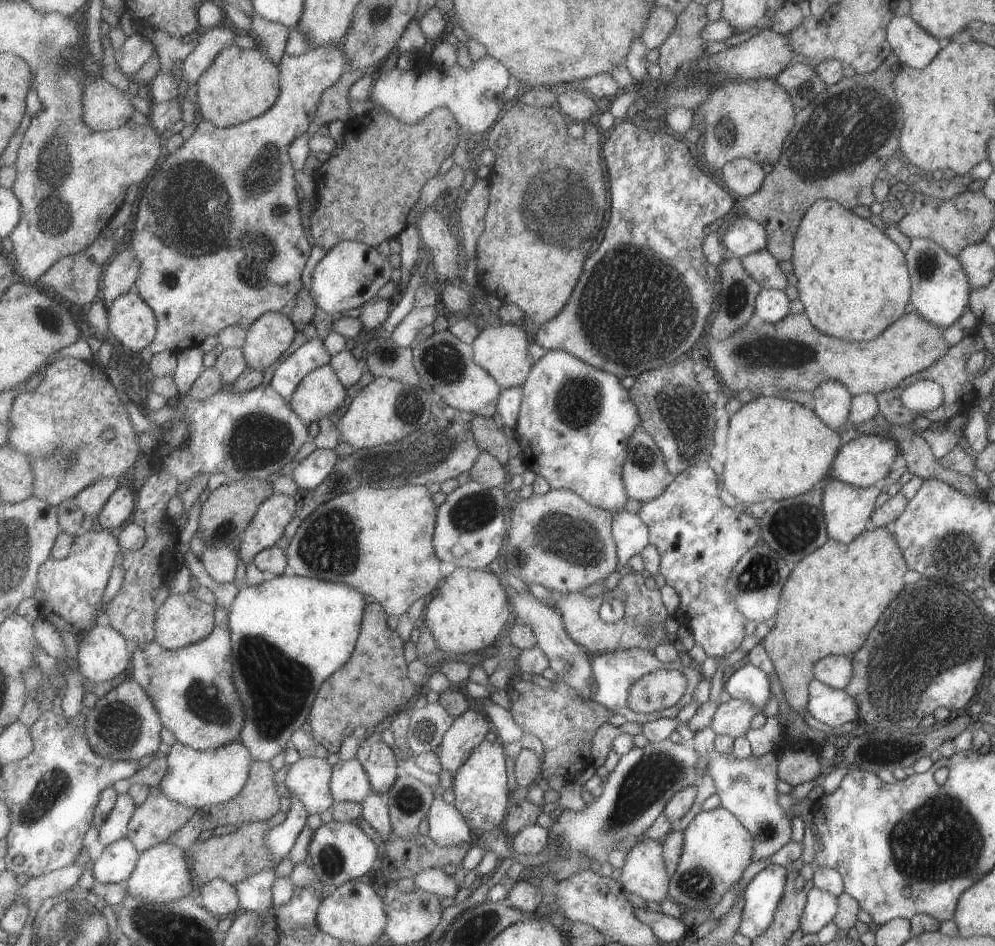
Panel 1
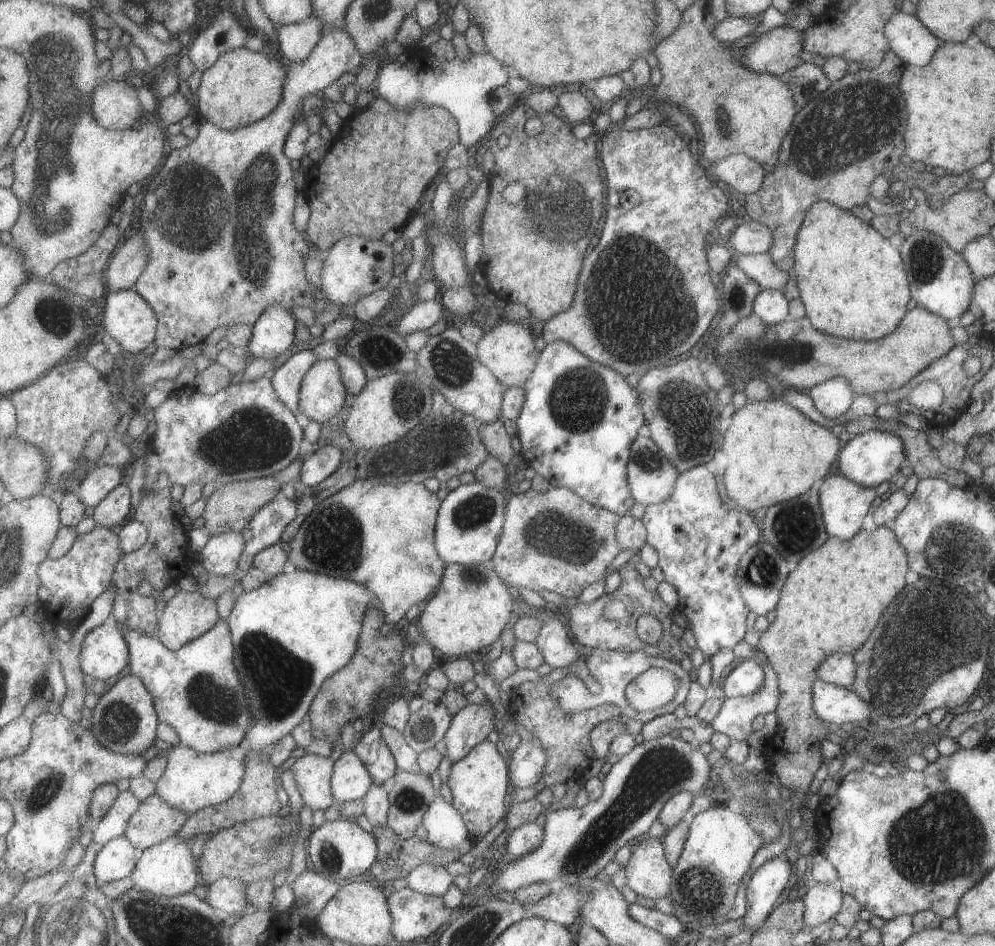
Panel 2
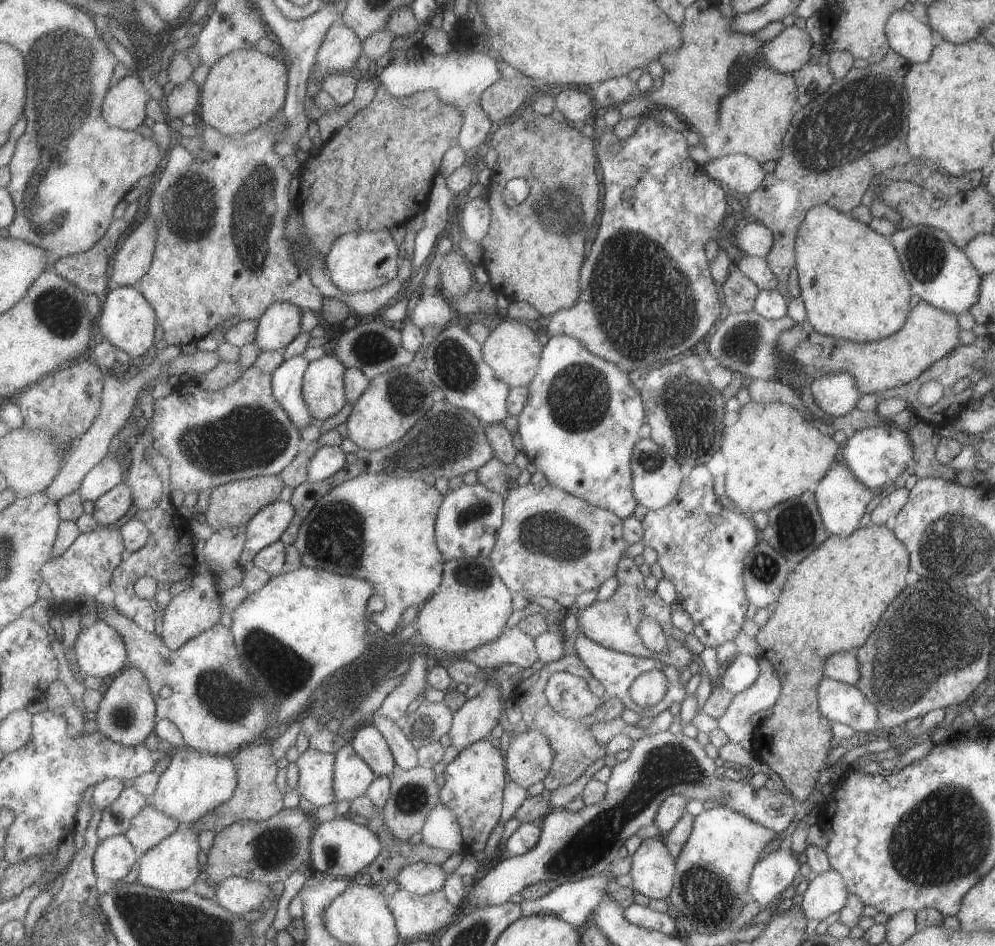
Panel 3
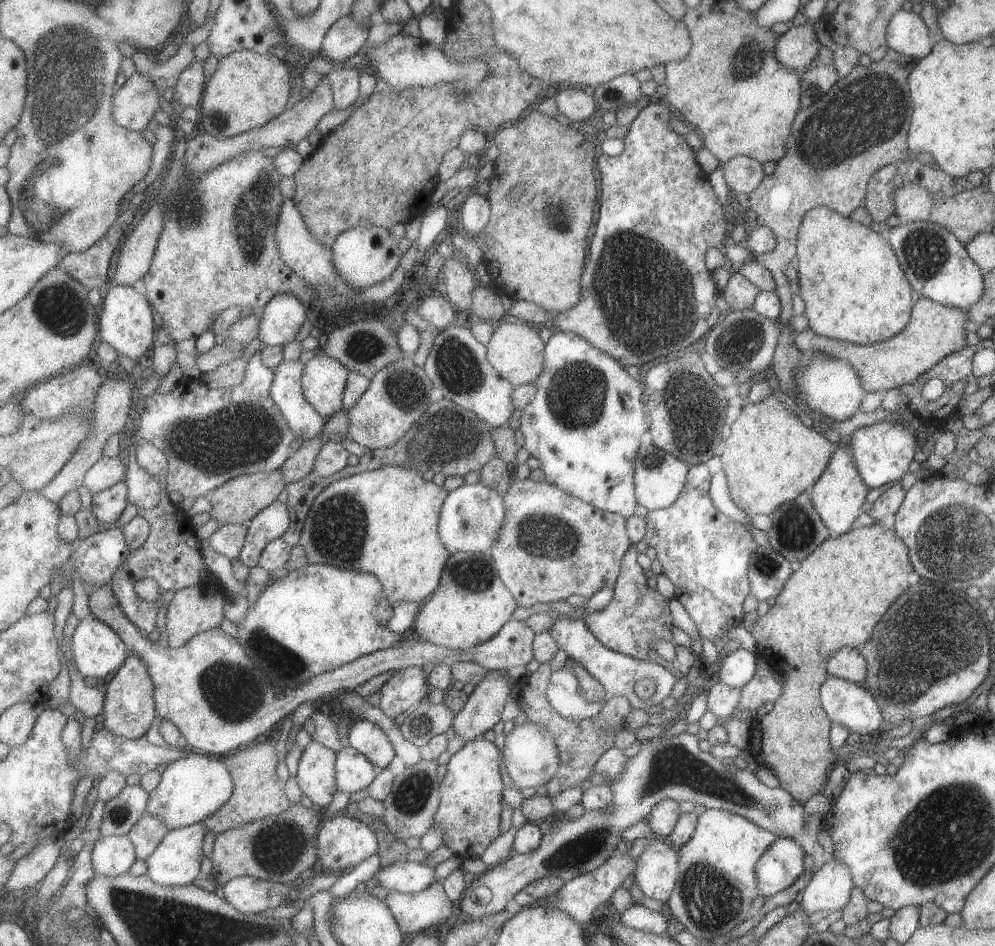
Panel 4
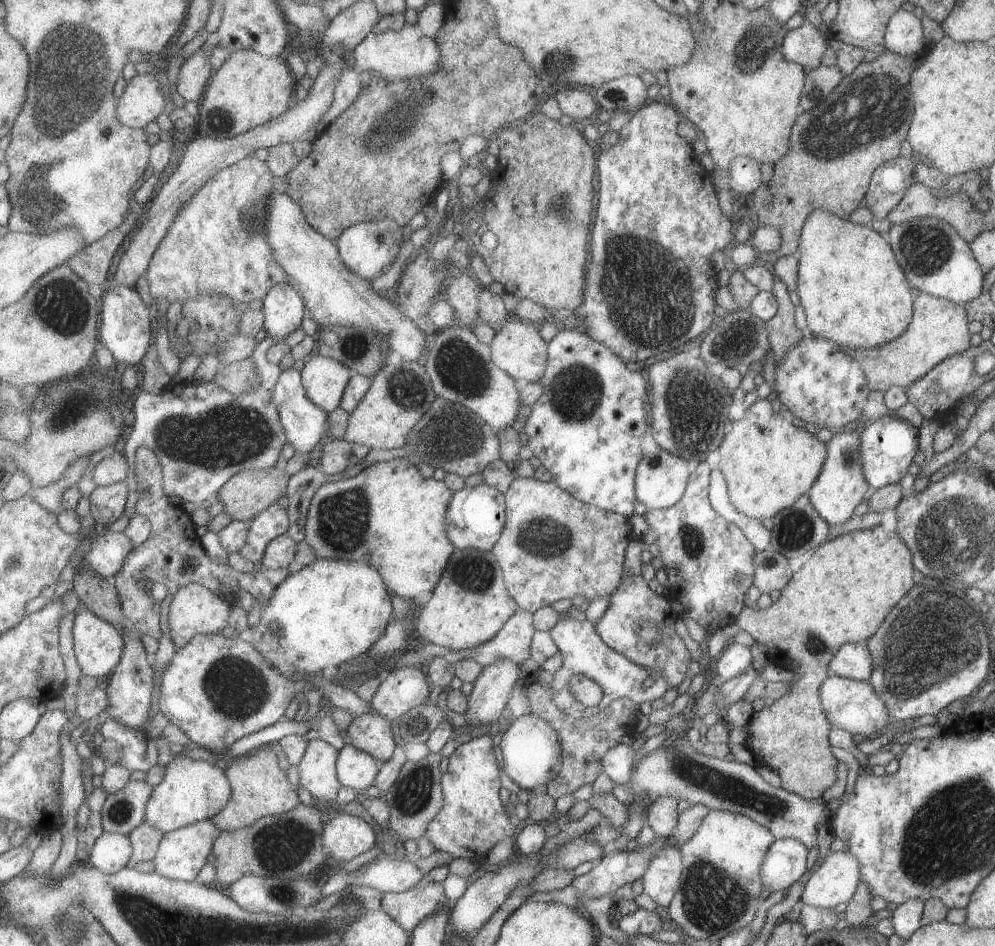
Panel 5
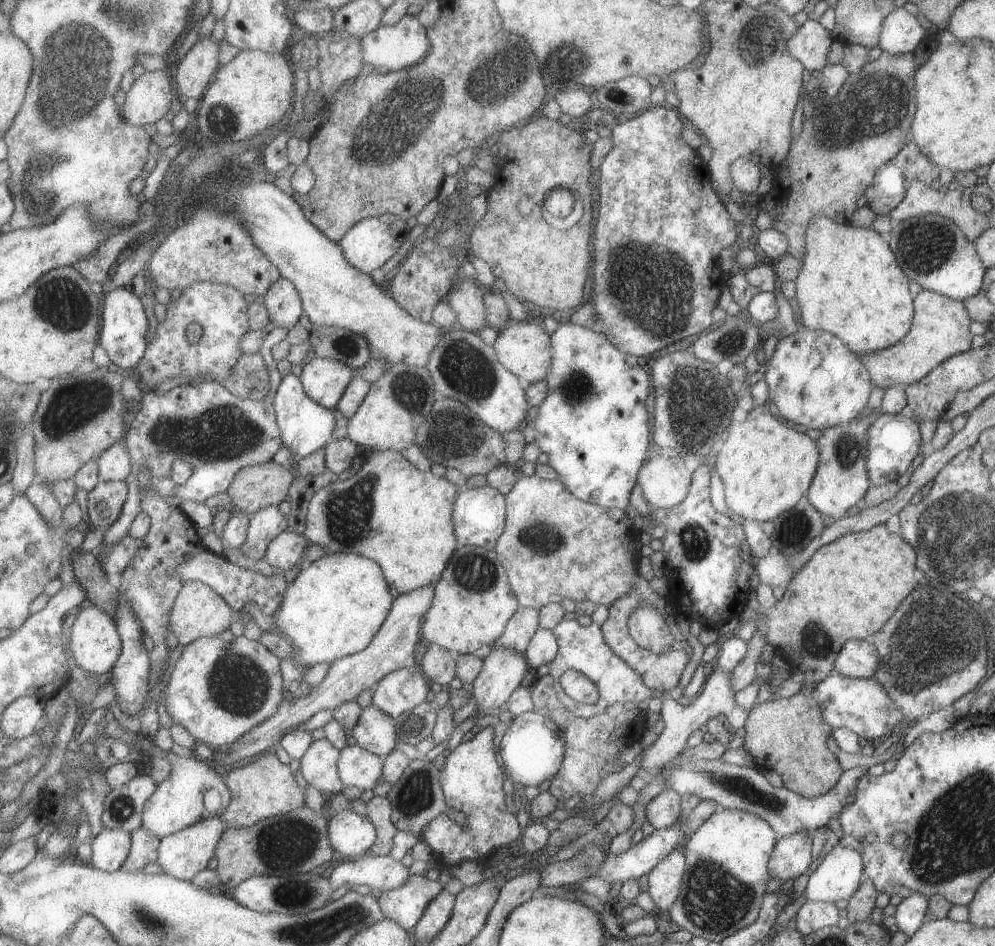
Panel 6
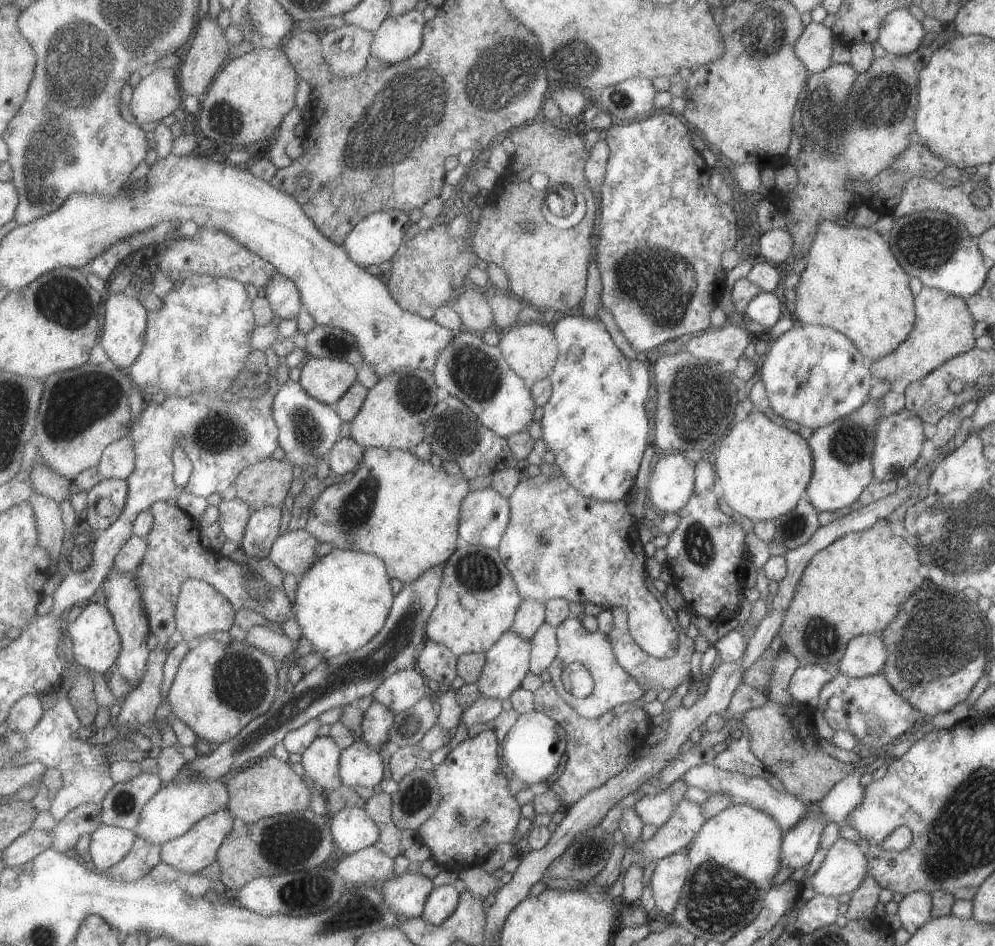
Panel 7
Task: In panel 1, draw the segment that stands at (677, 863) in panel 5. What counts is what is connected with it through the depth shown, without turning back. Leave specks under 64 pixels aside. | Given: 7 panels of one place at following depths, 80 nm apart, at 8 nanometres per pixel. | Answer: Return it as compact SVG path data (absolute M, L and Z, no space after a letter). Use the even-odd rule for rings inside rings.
M645 837L627 851L619 881L626 893L635 894L645 902L661 903L668 899L668 881L660 840Z

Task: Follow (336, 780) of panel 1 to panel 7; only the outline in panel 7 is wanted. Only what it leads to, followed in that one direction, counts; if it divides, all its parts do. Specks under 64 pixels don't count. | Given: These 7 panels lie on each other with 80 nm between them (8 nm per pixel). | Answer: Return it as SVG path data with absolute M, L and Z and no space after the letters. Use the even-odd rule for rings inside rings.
M365 739L357 740L342 751L340 773L347 788L355 786L378 788L379 783L388 778L388 770L379 750Z

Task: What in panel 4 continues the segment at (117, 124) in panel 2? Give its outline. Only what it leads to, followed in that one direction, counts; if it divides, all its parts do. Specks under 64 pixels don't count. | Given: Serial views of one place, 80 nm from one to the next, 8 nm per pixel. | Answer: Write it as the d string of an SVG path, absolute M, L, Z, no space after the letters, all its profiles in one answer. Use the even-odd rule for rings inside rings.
M136 72L113 98L113 118L120 126L143 132L161 108L161 98L153 78Z

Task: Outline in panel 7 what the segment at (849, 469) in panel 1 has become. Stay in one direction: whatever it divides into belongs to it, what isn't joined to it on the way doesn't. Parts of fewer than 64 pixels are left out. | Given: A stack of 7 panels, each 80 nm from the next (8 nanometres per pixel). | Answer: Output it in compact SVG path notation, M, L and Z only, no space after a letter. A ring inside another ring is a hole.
M905 408L899 412L881 417L875 429L875 440L872 450L872 473L877 481L896 481L905 475L905 470L913 466L923 448L925 436L923 435L923 421Z

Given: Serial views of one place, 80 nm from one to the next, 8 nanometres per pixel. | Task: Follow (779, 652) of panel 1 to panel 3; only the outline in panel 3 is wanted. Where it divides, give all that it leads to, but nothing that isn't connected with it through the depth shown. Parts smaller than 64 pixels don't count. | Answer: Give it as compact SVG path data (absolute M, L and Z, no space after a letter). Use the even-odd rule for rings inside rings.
M863 524L859 526L854 532L851 532L849 536L839 537L836 535L829 535L828 538L815 550L811 552L808 556L805 556L804 560L801 560L794 570L791 570L785 578L785 583L783 584L783 589L779 598L777 598L777 608L775 612L769 616L766 624L758 628L757 636L755 641L759 645L761 656L764 657L774 669L775 675L778 677L781 686L781 693L777 698L773 707L770 708L772 711L769 718L765 718L761 724L754 727L754 735L751 736L750 752L755 757L755 759L761 763L764 763L769 766L771 770L781 779L783 786L789 791L791 798L795 801L795 804L801 803L804 800L807 800L809 793L813 790L813 786L818 778L818 775L822 772L822 769L825 766L825 758L827 758L830 750L830 739L831 739L831 730L830 722L827 721L817 708L817 682L824 678L822 671L825 662L829 656L832 656L837 652L852 652L859 649L864 643L865 640L869 637L869 634L873 632L879 616L883 614L883 610L889 606L889 602L901 592L901 588L905 586L904 578L907 572L910 569L908 568L908 553L906 552L903 544L893 535L892 530L889 530L884 525L872 525L872 524Z

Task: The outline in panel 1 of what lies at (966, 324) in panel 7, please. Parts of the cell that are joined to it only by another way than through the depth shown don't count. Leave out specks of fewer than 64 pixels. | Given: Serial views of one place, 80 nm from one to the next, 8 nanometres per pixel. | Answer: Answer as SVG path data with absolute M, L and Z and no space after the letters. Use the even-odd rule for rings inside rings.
M912 311L887 326L873 340L851 342L818 332L809 323L804 312L790 313L774 324L762 322L755 328L745 324L723 340L713 340L709 336L707 338L709 352L707 358L714 369L714 374L717 378L719 377L722 389L729 395L741 390L755 390L758 395L772 395L776 390L777 394L780 394L781 391L813 391L819 384L827 382L827 380L841 382L852 396L862 393L876 395L879 392L892 390L897 384L902 383L907 376L925 370L935 360L943 356L948 348L943 340L942 332L943 329L930 324Z

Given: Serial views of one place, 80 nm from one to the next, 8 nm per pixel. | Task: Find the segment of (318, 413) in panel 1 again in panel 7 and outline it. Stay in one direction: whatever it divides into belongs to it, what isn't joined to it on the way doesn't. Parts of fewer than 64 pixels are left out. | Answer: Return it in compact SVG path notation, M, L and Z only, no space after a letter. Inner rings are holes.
M311 357L302 367L299 381L311 396L335 406L357 382L357 369L349 361Z

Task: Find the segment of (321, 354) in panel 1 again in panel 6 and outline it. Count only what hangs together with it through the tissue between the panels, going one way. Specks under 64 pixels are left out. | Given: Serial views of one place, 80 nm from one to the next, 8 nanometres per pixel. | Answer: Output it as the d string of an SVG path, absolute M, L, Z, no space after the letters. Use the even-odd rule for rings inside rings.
M291 373L283 378L274 403L276 404L278 424L282 432L284 446L296 460L313 454L319 448L326 448L329 443L335 440L338 423L337 410L328 409L326 406L319 404L313 397L310 397L304 389L300 377Z

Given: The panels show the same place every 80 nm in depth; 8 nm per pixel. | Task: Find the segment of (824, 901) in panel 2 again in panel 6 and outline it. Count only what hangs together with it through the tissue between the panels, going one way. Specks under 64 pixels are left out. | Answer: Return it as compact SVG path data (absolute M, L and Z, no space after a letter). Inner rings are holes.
M837 843L821 856L821 863L808 876L806 900L835 903L848 899L864 878L860 852Z

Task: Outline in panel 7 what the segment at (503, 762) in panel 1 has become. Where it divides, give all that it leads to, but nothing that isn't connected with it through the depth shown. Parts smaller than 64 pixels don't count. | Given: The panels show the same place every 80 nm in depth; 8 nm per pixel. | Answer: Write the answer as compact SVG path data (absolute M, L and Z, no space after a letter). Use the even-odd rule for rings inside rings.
M490 727L459 743L440 765L433 768L442 799L436 813L418 828L415 838L431 849L432 859L442 868L458 872L469 866L481 866L497 844L511 842L517 834L521 806L509 788L509 776L505 774L501 758L502 743L497 738L497 732Z

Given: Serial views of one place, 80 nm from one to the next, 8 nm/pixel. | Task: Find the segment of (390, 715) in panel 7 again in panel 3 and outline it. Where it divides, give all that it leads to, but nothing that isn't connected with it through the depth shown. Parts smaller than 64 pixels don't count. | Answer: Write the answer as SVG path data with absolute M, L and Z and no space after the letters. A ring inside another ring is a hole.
M367 719L366 723L358 725L356 729L352 740L353 748L373 768L378 777L389 776L389 772L395 768L395 758L383 733Z

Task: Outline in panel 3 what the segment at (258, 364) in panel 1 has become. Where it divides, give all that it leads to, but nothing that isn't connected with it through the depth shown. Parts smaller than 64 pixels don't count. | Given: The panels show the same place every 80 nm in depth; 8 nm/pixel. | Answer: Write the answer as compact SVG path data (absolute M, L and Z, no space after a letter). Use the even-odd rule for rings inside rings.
M275 302L259 320L256 344L261 351L275 351L299 343L302 335L301 308L289 302Z

